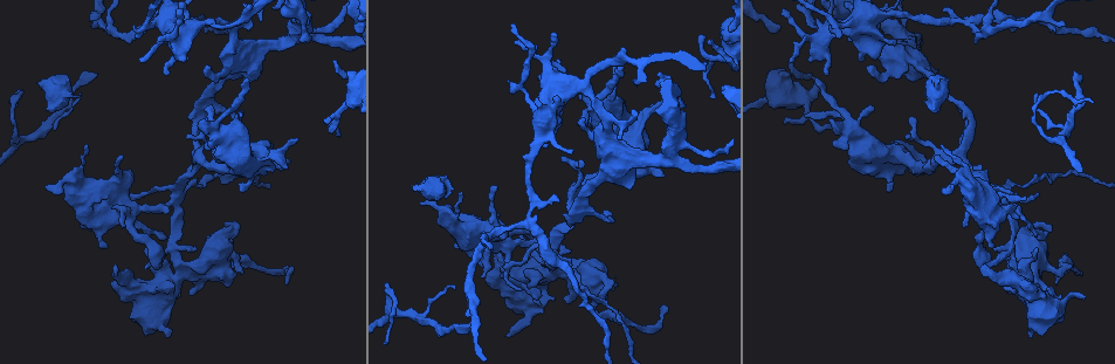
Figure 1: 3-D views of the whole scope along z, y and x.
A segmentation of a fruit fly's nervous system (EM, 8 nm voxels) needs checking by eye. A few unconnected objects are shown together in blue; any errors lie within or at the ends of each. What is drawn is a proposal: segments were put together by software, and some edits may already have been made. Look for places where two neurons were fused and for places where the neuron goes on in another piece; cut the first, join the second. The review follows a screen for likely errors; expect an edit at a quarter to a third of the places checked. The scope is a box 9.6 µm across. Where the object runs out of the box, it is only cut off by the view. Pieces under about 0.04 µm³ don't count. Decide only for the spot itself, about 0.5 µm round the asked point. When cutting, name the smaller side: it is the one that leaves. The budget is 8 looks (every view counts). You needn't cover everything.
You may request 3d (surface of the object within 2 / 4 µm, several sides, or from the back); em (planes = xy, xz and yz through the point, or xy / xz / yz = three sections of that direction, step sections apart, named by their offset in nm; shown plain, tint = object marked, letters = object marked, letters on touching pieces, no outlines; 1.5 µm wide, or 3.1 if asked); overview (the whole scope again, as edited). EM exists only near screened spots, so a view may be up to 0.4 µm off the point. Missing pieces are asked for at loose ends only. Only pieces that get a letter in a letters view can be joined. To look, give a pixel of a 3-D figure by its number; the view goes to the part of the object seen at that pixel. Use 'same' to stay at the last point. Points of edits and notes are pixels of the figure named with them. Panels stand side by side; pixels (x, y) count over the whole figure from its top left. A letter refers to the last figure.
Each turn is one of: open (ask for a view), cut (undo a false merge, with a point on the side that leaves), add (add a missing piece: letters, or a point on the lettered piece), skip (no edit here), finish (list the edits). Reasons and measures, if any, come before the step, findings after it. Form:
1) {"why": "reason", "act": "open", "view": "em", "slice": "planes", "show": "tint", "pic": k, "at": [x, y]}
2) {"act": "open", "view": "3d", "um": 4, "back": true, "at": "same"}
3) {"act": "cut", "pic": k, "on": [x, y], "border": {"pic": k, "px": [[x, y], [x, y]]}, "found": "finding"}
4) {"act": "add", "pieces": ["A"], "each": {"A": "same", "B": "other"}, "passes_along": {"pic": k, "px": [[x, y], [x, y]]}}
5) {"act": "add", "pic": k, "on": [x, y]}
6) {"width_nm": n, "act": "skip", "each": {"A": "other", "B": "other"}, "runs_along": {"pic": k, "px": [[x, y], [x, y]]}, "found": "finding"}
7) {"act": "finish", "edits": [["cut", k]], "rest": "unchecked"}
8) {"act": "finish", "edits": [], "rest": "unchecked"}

{"why": "tapers out", "act": "open", "view": "em", "slice": "yz", "step": 4, "show": "letters", "pic": 1, "at": [337, 135]}

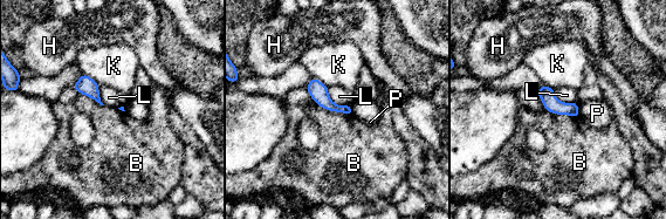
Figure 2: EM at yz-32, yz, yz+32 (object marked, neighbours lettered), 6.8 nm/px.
{"act": "open", "view": "em", "slice": "planes", "show": "letters", "at": "same"}

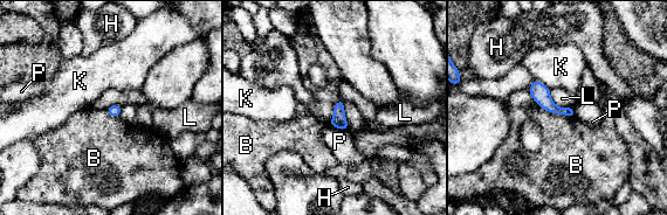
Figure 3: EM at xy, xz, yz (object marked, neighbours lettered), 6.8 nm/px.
{"width_nm": 80, "longest_contact_nm": ["B", 280], "act": "skip", "each": {"B": "other", "H": "other", "K": "other", "L": "other", "P": "other"}, "found": "no lettered piece goes on from it"}

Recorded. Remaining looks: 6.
{"why": "thin end", "act": "open", "view": "3d", "um": 2, "back": true, "pic": 1, "at": [711, 40]}

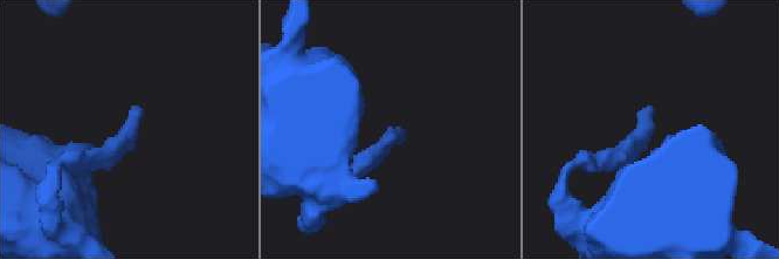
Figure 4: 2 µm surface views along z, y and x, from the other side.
{"why": "need the tissue", "act": "open", "view": "em", "slice": "planes", "show": "tint", "pic": 4, "at": [137, 112]}

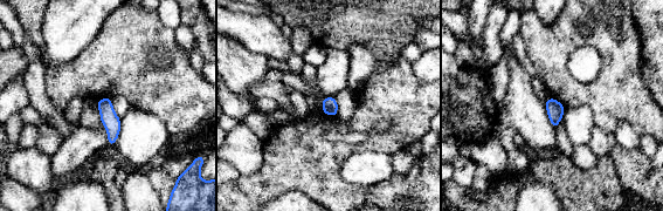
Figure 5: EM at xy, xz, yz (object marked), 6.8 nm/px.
{"why": "see the neighbours", "act": "open", "view": "em", "slice": "planes", "show": "letters", "at": "same"}

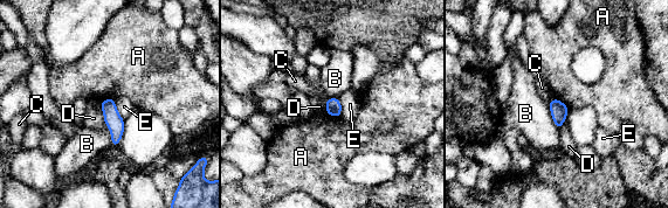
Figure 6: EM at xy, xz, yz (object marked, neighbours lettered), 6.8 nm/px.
{"width_nm": 110, "act": "skip", "each": {"A": "other", "B": "other", "C": "other", "D": "other", "E": "other"}, "border": {"pic": 6, "px": [[553, 97], [569, 109]]}, "found": "none of them fits"}

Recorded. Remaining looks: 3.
{"why": "narrows sharply", "act": "open", "view": "em", "slice": "planes", "show": "letters", "pic": 1, "at": [178, 275]}

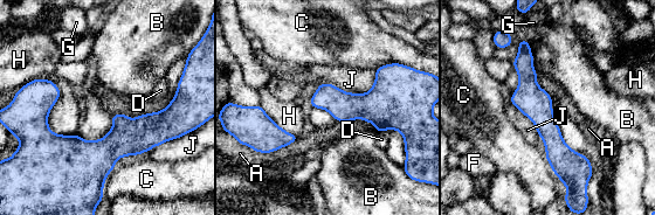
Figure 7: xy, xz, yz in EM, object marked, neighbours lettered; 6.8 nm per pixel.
{"act": "skip", "each": {"A": "other", "B": "other", "C": "other", "D": "other", "F": "other", "G": "other", "H": "other", "J": "other"}, "border": {"pic": 7, "px": [[544, 154], [566, 188], [564, 199]]}, "found": "continuous, no second neuron"}

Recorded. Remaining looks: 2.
{"act": "finish", "edits": [], "rest": "unchecked"}

